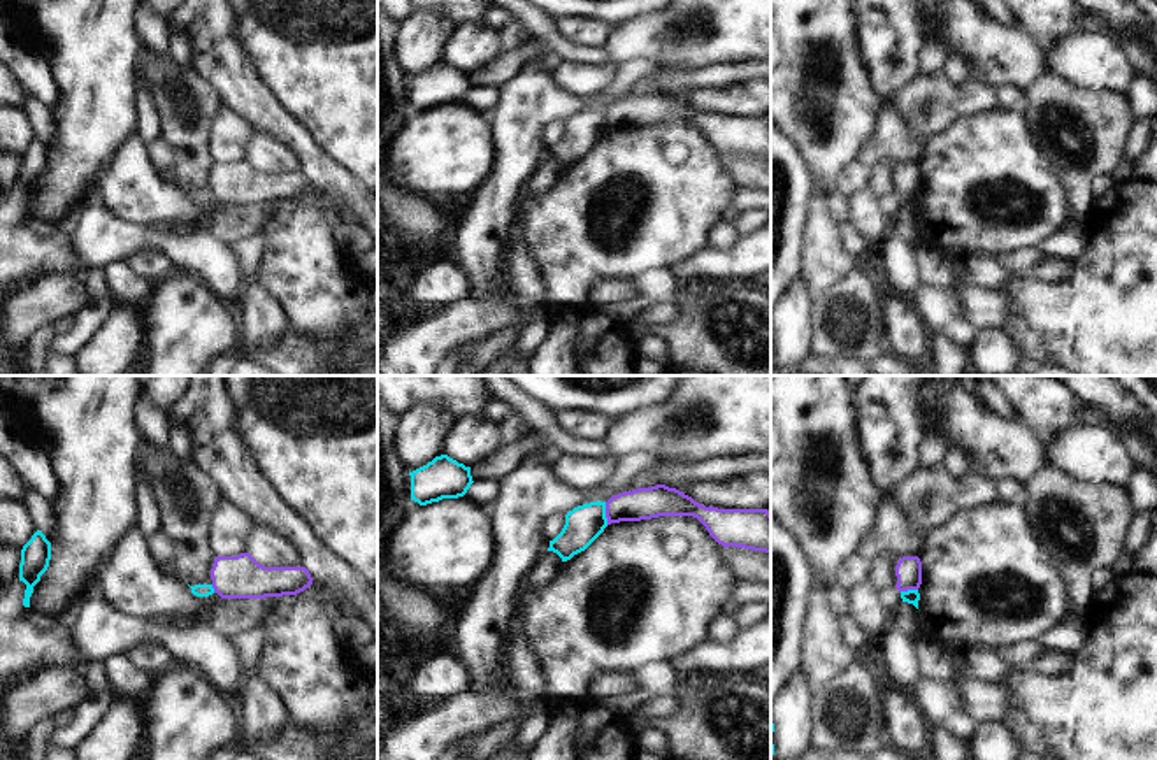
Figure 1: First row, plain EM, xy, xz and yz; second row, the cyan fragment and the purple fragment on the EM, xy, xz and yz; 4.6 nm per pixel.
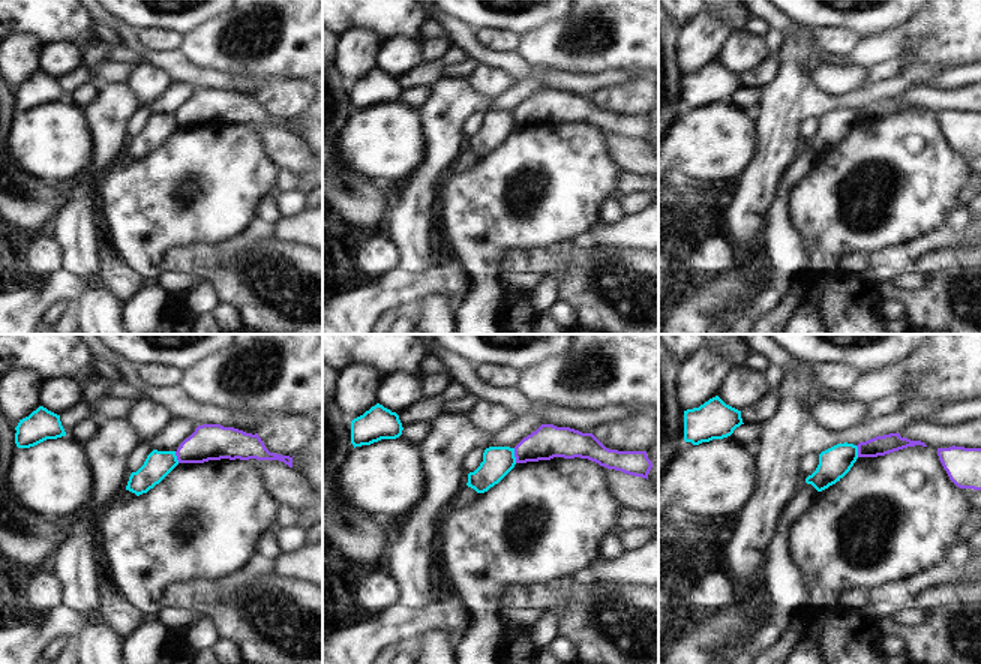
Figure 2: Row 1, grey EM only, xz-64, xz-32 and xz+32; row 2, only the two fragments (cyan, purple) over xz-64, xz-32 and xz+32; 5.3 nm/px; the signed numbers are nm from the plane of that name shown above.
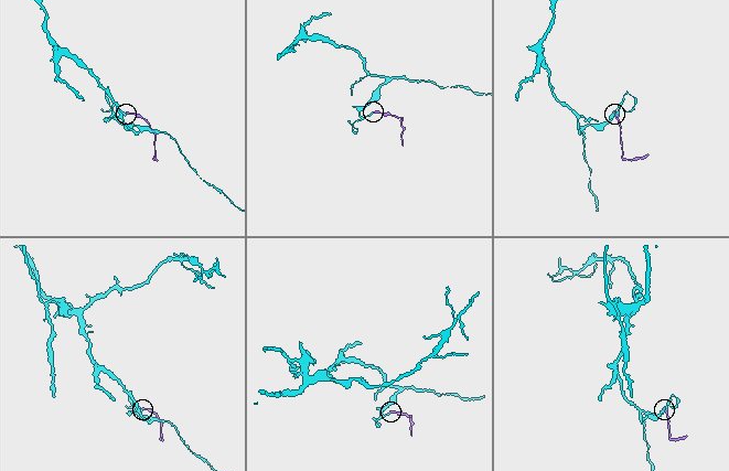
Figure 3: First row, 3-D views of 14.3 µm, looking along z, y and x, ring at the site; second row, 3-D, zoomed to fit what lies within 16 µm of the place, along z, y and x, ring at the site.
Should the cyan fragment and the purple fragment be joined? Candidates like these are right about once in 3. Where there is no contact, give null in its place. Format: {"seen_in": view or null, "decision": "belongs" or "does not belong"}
{"seen_in": "xz", "decision": "does not belong"}

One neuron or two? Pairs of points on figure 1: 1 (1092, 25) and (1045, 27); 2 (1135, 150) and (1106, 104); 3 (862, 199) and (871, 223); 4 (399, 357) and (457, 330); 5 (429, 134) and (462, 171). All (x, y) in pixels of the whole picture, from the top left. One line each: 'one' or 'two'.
1: one
2: two
3: one
4: one
5: one

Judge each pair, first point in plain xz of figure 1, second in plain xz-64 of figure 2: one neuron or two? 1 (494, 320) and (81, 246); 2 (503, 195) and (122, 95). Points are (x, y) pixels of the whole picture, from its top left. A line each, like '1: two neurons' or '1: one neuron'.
1: two neurons
2: one neuron

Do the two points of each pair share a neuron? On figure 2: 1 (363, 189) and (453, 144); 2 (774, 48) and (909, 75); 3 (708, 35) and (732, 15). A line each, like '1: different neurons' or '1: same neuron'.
1: different neurons
2: different neurons
3: different neurons

